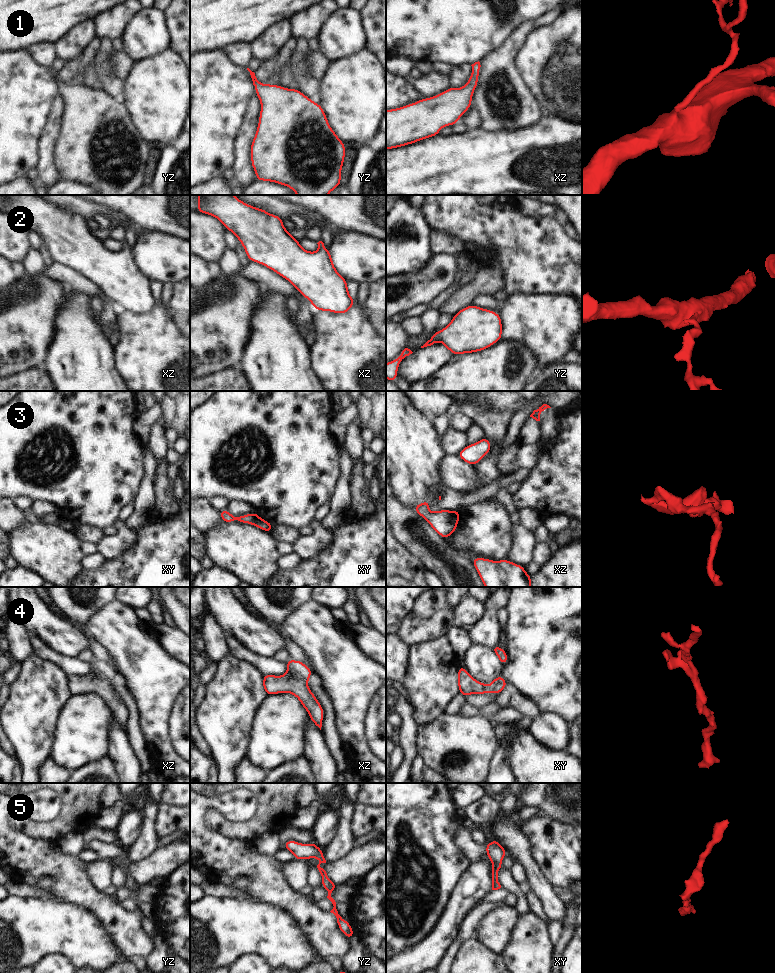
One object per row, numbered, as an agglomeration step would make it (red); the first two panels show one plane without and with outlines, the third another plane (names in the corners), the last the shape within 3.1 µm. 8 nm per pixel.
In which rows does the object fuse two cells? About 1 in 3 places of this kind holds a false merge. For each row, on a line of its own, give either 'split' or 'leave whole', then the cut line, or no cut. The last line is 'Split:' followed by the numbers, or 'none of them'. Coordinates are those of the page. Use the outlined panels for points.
1: leave whole; no cut
2: leave whole; no cut
3: leave whole; no cut
4: leave whole; no cut
5: leave whole; no cut
Split: none of them

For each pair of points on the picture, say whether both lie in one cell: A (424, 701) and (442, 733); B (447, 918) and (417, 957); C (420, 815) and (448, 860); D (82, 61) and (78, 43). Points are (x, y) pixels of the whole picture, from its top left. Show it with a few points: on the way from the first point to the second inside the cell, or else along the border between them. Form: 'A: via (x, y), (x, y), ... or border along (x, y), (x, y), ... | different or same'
A: border along (444, 714), (418, 727) | different
B: via (446, 928), (427, 947) | same
C: via (420, 826), (420, 832), (437, 849) | same
D: border along (95, 36), (80, 53), (65, 61) | different

